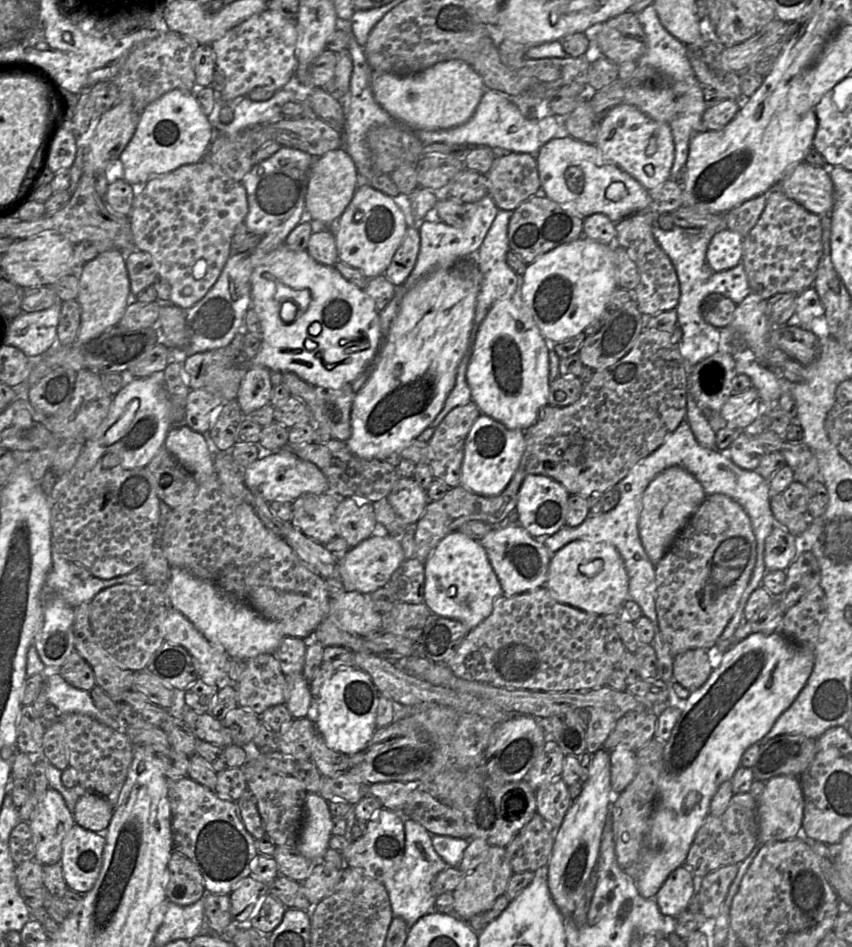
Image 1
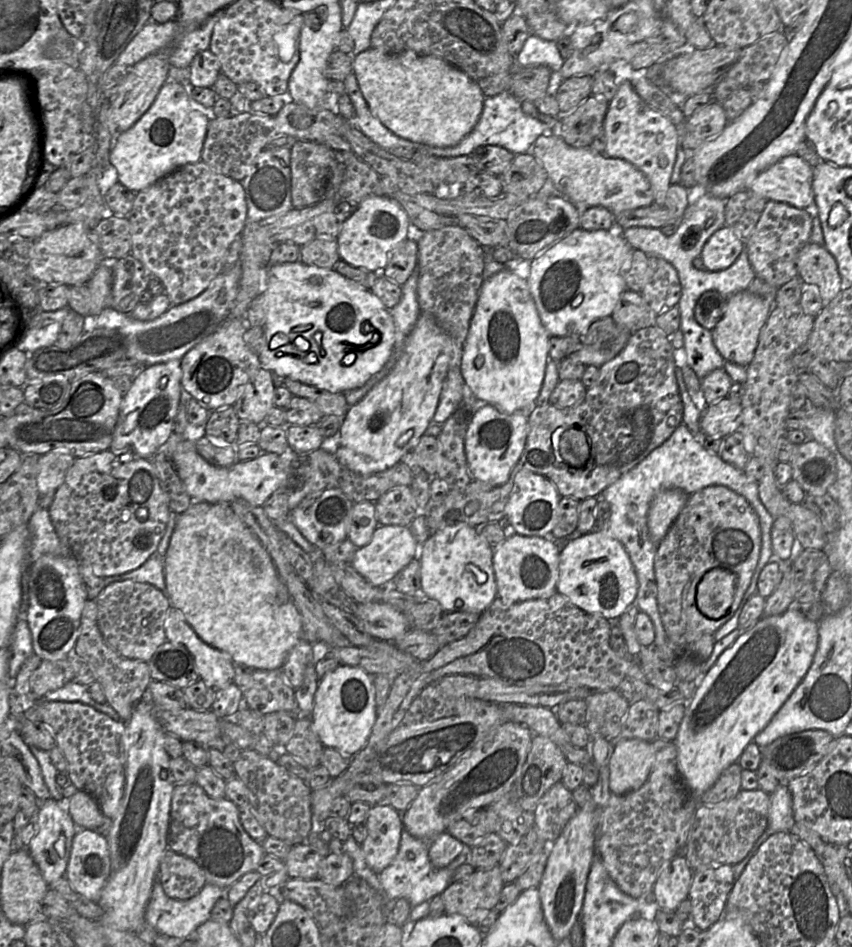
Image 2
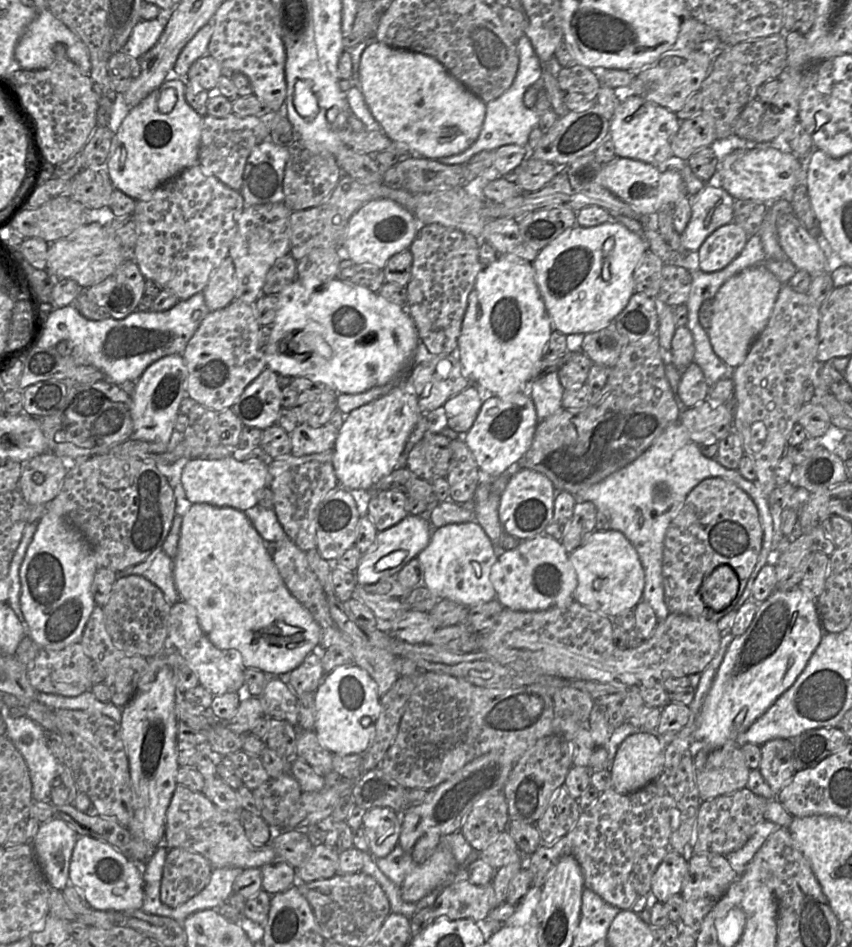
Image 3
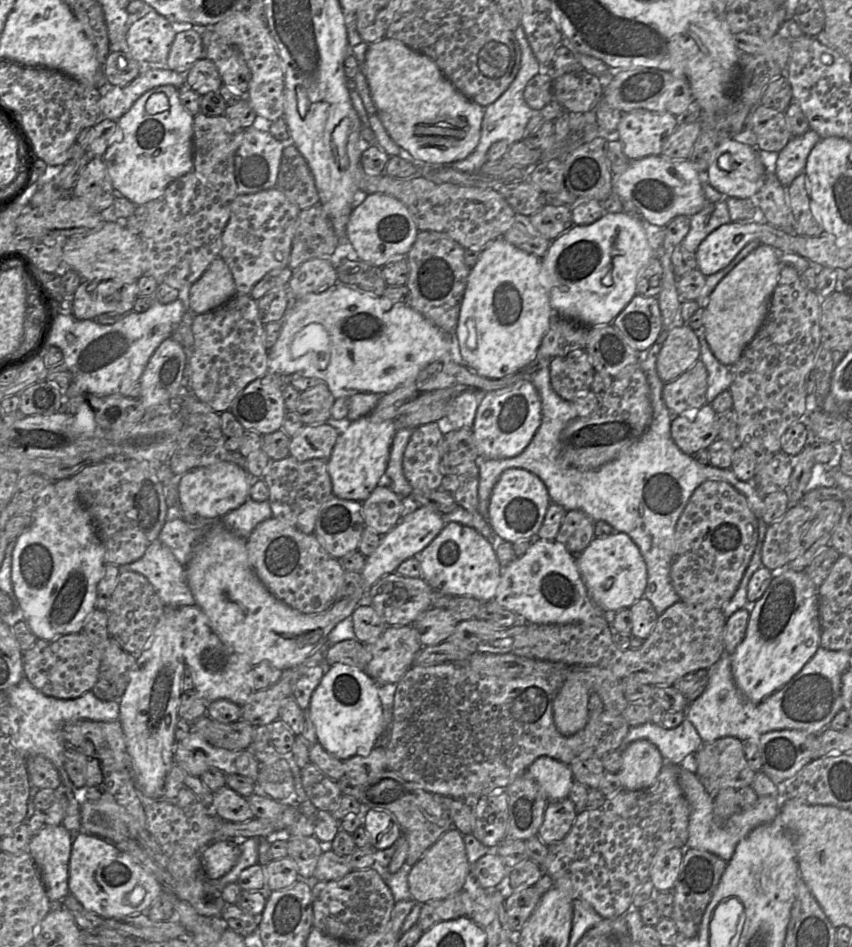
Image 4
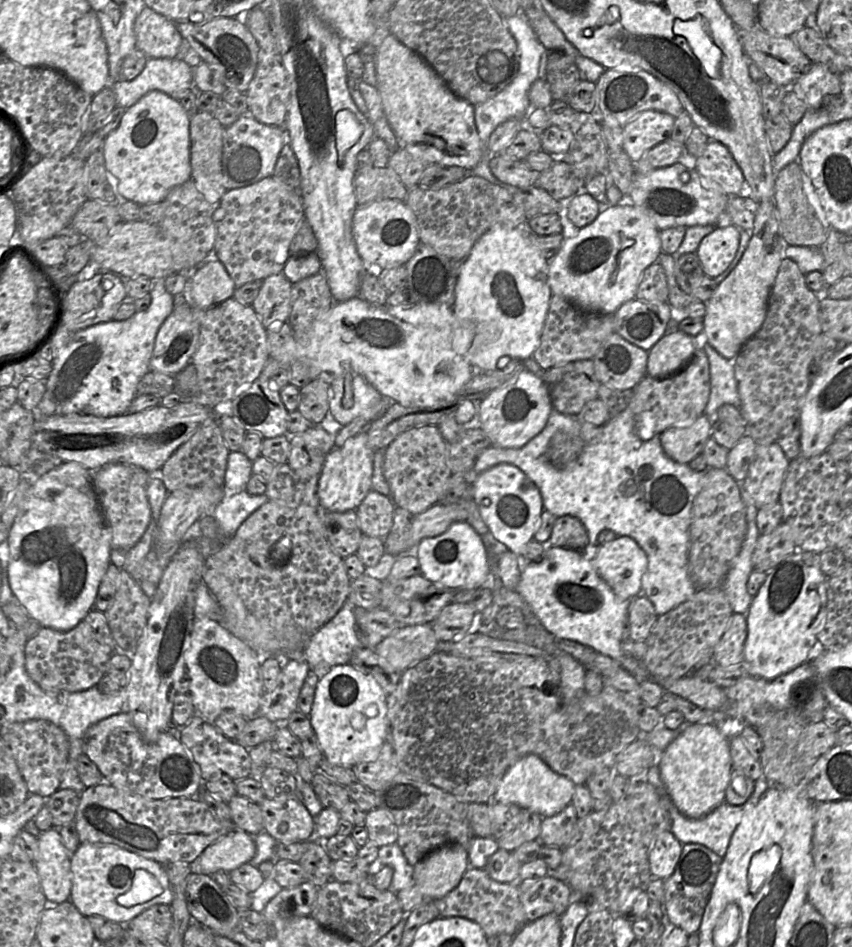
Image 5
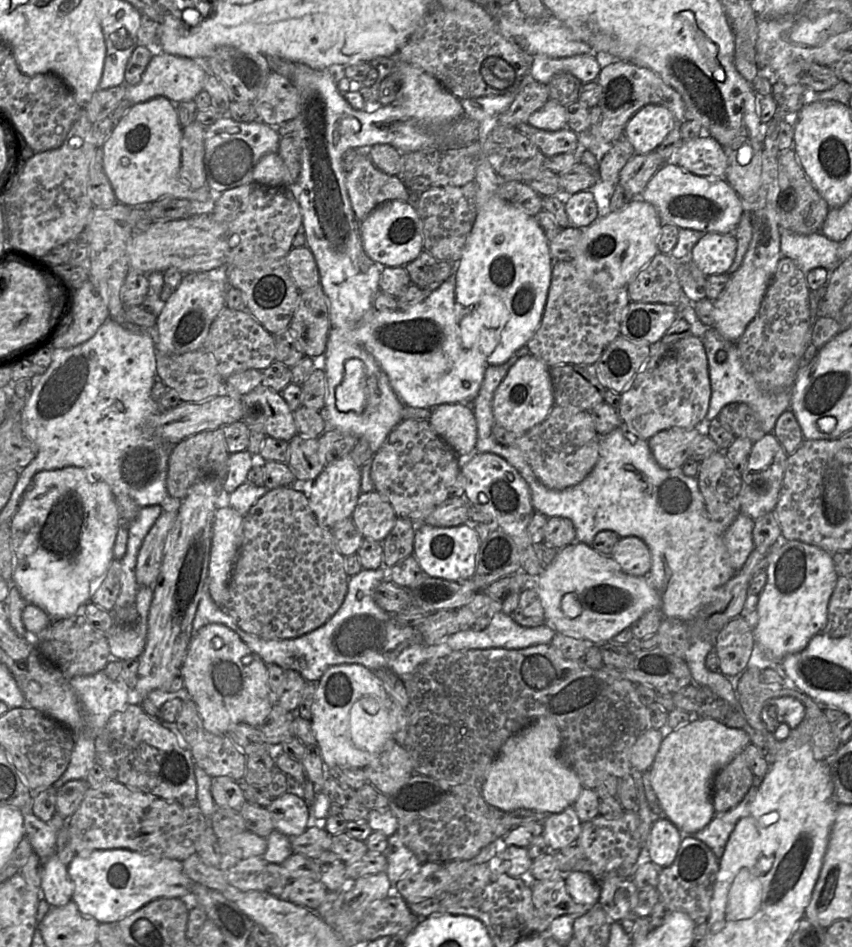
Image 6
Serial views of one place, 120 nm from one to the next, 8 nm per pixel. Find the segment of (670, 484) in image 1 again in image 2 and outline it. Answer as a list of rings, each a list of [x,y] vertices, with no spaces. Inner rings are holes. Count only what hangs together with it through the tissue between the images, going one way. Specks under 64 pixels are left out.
[[[679,489],[663,490],[654,497],[647,516],[647,526],[655,544],[663,540],[688,499],[689,495]]]

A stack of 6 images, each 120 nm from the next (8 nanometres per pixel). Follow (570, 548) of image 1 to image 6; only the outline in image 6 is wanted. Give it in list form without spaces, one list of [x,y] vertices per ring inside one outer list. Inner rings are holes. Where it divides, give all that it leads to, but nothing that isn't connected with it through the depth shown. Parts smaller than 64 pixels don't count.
[[[635,536],[620,537],[610,556],[624,572],[633,576],[648,576],[652,567],[649,547]]]

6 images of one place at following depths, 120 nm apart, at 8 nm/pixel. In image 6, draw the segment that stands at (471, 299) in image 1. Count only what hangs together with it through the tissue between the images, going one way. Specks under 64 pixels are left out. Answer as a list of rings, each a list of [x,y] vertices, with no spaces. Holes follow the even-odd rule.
[[[348,454],[325,466],[313,482],[308,500],[318,523],[331,529],[338,522],[351,518],[360,494],[361,470]]]

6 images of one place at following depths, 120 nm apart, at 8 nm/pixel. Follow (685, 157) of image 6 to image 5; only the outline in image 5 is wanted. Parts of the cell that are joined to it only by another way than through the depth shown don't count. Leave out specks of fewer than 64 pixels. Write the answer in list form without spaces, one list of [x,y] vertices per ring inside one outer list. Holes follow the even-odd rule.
[[[717,140],[709,141],[703,154],[694,160],[694,168],[710,184],[719,185],[728,196],[737,195],[745,181],[729,149]]]

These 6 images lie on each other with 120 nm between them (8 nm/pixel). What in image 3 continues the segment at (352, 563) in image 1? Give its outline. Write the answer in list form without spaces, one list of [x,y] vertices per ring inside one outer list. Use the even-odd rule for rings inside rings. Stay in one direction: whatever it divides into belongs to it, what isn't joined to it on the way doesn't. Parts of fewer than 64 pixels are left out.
[[[407,515],[396,525],[378,532],[374,543],[362,554],[355,570],[357,585],[371,585],[383,578],[396,576],[406,564],[428,546],[432,530],[430,522],[423,517]]]

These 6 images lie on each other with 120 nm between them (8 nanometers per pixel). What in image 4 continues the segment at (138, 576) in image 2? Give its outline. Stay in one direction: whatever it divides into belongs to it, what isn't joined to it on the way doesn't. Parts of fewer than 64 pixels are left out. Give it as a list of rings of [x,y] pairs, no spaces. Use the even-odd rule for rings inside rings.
[[[158,538],[138,560],[119,566],[119,572],[132,571],[143,575],[154,587],[163,604],[170,607],[195,605],[185,569]]]

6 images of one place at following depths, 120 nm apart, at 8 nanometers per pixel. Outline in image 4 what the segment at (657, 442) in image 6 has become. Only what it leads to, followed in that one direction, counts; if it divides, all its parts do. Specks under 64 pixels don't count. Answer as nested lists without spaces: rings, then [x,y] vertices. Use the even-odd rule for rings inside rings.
[[[711,403],[704,404],[692,413],[673,416],[671,436],[679,449],[693,455],[700,449],[708,448],[718,439],[718,414]]]

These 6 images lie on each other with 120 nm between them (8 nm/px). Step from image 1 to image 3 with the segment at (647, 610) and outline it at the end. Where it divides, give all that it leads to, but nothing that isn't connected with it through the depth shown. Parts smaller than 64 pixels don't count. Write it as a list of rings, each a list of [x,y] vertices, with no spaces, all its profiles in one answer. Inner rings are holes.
[[[680,422],[669,425],[653,444],[636,460],[619,469],[603,481],[581,490],[575,495],[576,502],[590,501],[609,519],[610,529],[620,531],[635,548],[644,570],[645,585],[642,601],[653,609],[658,622],[670,614],[664,598],[662,577],[664,538],[672,520],[682,508],[689,492],[702,480],[722,478],[737,485],[754,502],[762,527],[762,546],[747,585],[733,611],[718,622],[721,632],[729,632],[740,607],[752,596],[754,581],[766,564],[773,565],[773,514],[775,514],[756,482],[742,477],[738,470],[723,467],[716,459],[705,457],[698,444],[689,436]]]

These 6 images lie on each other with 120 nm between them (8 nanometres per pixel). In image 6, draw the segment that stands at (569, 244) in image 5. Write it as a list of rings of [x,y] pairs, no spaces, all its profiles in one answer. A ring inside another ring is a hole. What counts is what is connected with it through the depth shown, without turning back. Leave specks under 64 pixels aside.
[[[634,198],[622,210],[596,219],[583,229],[572,262],[583,279],[602,288],[626,287],[659,252],[662,222],[657,209],[641,198]]]

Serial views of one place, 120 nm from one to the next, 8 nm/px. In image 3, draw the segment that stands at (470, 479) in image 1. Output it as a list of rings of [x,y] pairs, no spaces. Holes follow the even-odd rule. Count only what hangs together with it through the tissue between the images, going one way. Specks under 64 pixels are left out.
[[[528,392],[502,398],[492,396],[482,403],[472,427],[463,436],[463,440],[472,452],[482,476],[497,478],[524,456],[532,444],[537,425],[535,405]]]

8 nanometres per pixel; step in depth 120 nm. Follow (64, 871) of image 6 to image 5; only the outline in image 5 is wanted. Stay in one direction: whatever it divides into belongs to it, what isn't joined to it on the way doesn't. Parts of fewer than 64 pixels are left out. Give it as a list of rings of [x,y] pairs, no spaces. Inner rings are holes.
[[[50,828],[39,834],[38,855],[34,862],[48,904],[59,904],[70,899],[72,853],[65,848],[58,828]]]

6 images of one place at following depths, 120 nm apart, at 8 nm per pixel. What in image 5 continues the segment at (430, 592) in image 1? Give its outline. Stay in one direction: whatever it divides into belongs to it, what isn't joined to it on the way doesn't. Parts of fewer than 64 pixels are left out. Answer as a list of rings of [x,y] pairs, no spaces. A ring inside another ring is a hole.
[[[454,522],[443,534],[422,539],[417,545],[417,559],[421,576],[437,586],[451,590],[494,589],[495,576],[490,571],[482,537],[466,522]]]

